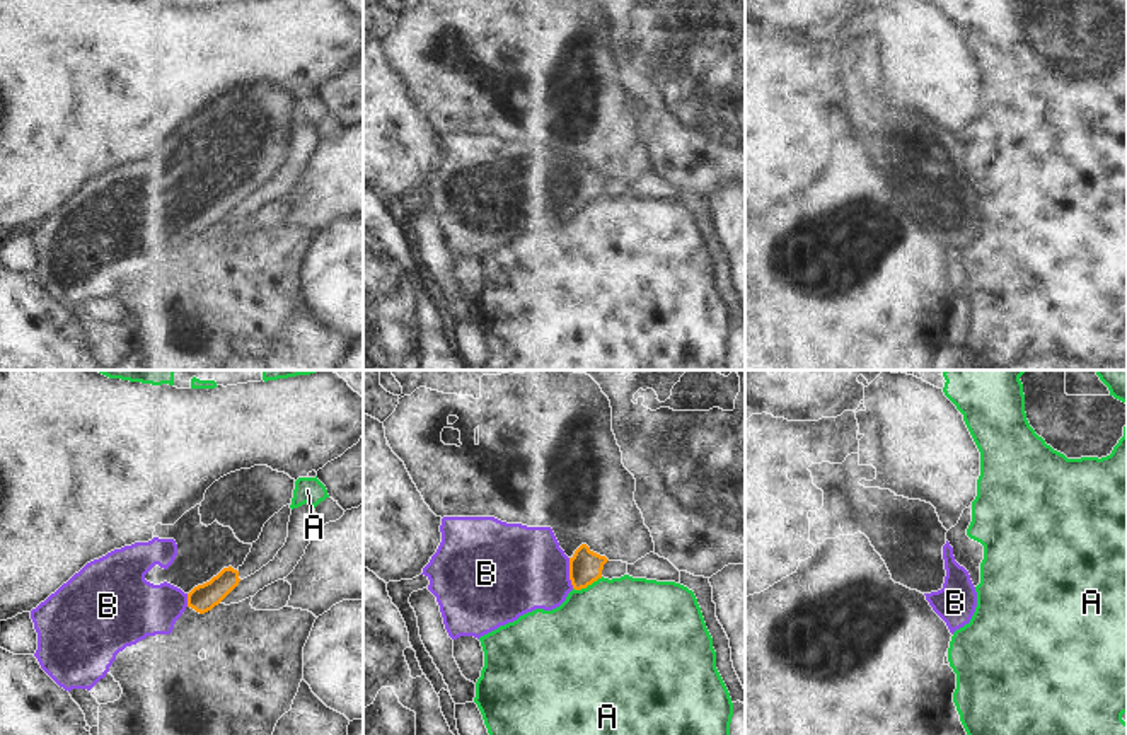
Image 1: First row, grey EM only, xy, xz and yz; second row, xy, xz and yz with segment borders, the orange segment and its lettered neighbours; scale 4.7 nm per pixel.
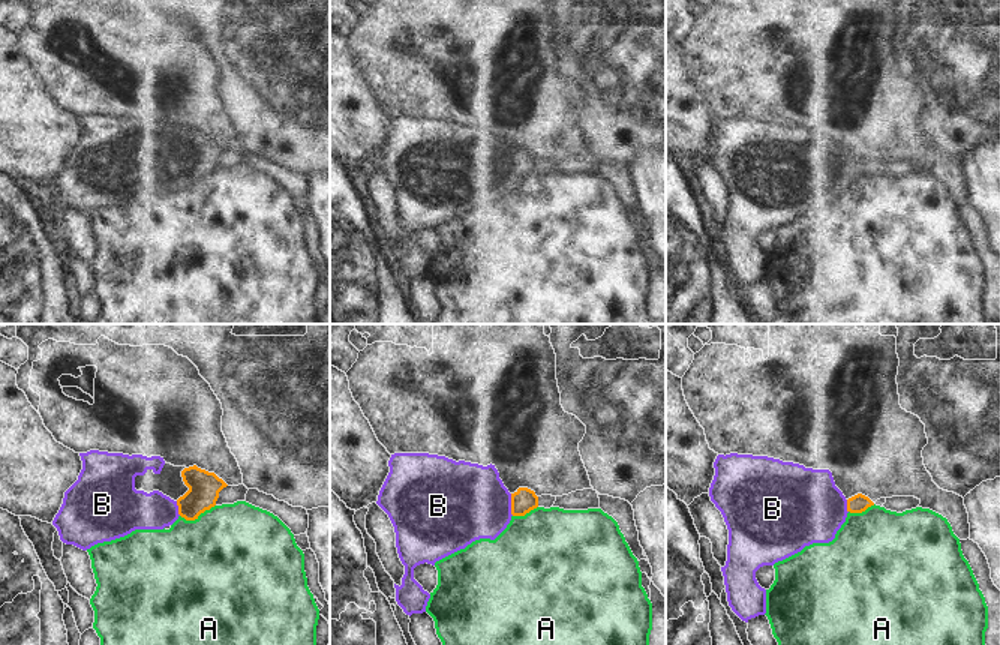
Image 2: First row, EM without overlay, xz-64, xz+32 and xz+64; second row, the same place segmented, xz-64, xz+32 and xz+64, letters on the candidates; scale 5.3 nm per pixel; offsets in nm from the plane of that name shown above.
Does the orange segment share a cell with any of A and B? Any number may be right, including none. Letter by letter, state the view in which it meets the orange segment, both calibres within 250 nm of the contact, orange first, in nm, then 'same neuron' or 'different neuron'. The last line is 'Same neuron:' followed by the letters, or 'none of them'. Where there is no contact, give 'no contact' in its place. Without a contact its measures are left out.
A: contact in xz; calibres 160 and 480 nm; different neuron
B: contact in xz; calibres 160 and 420 nm; same neuron
Same neuron: B

